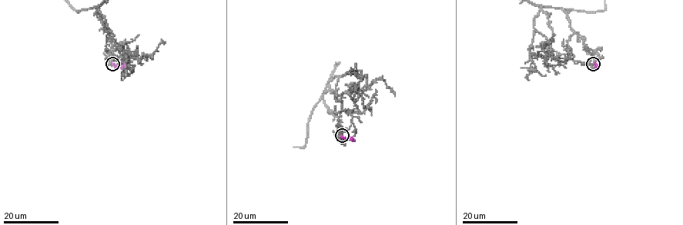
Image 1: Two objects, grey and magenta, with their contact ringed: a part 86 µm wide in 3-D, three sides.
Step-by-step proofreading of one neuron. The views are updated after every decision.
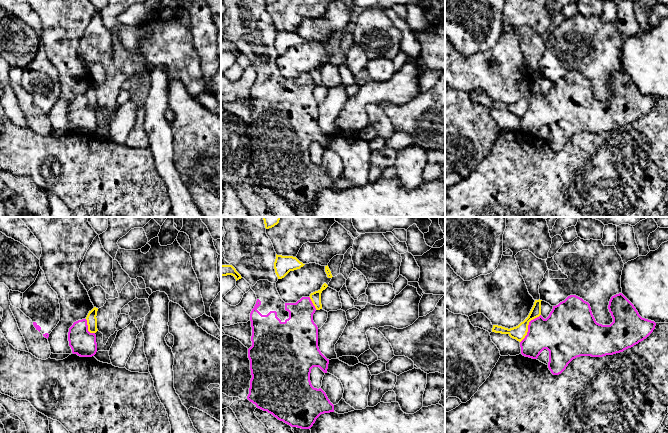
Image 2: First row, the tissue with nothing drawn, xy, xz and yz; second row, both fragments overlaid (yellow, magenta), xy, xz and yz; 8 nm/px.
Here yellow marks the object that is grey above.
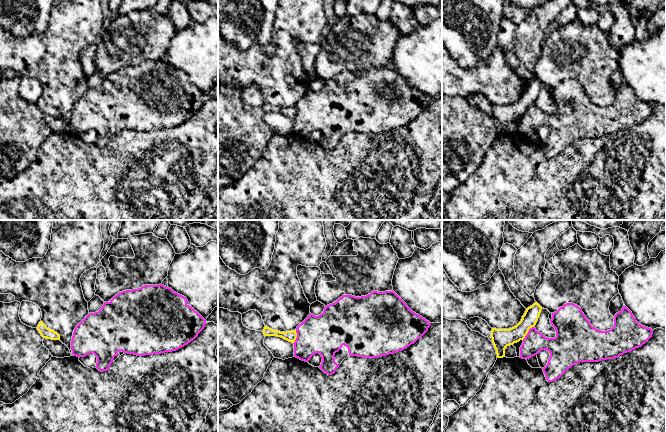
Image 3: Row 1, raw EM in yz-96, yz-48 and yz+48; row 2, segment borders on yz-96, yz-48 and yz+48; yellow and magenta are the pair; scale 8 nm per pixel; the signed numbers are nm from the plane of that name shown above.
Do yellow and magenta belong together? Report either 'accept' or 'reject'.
reject

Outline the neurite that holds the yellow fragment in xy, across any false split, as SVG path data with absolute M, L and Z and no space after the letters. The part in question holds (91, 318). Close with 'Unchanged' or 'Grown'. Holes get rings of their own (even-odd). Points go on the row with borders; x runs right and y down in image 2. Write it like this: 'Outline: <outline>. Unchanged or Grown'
Outline: M94 307L91 311L89 311L86 320L88 325L88 331L90 333L96 333L98 331L97 329L97 311L98 308Z. Unchanged

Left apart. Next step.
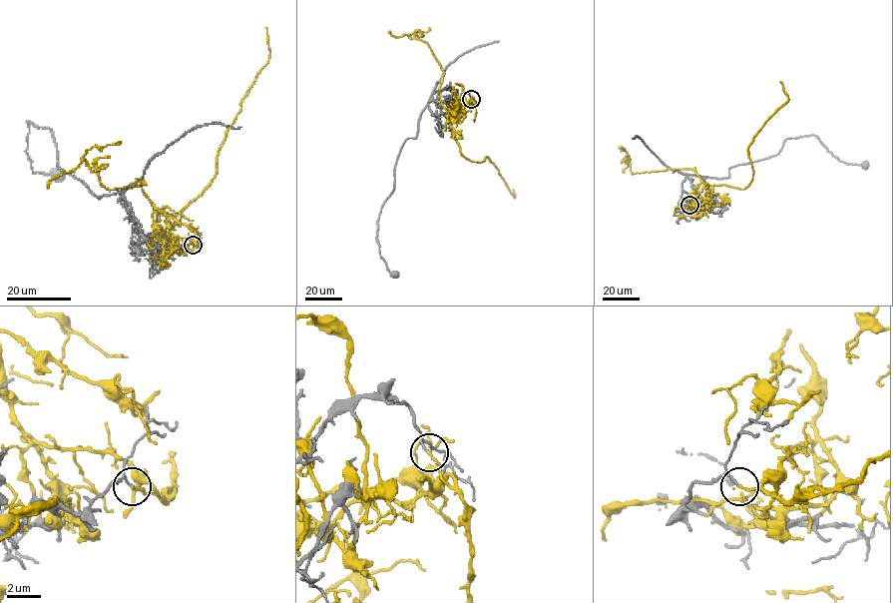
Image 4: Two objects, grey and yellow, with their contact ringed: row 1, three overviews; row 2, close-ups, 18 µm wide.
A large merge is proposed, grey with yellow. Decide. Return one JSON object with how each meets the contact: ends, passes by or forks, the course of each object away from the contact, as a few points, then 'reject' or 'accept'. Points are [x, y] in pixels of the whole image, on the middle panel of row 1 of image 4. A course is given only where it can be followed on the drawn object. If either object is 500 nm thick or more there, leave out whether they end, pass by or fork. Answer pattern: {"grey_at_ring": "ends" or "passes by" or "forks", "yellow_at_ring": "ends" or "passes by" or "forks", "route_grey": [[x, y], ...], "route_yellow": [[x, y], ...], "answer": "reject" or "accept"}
{"grey_at_ring": "ends", "yellow_at_ring": "ends", "route_grey": [[471, 98], [464, 93], [439, 103], [431, 96], [416, 137], [402, 147], [376, 238], [386, 268], [394, 274]], "route_yellow": [[471, 99], [470, 103], [449, 111], [451, 133], [465, 158], [480, 162], [488, 158], [515, 197], [513, 189]], "answer": "reject"}

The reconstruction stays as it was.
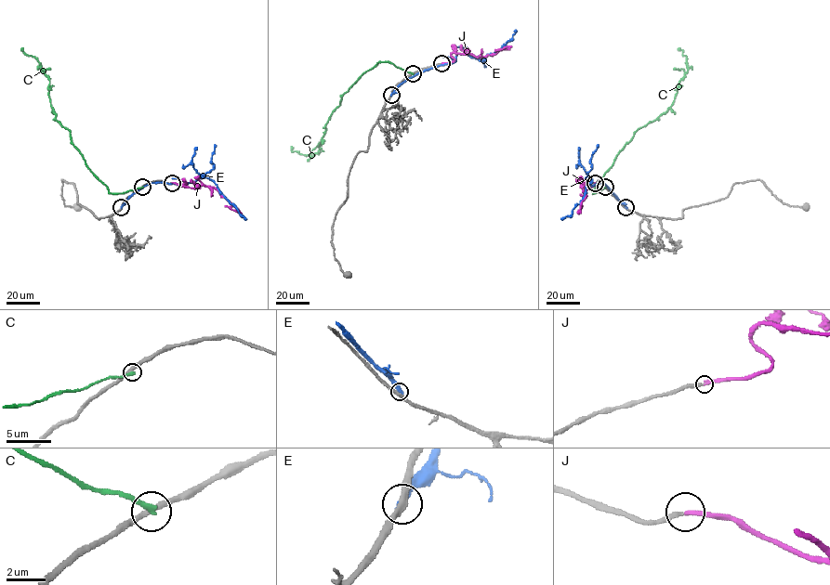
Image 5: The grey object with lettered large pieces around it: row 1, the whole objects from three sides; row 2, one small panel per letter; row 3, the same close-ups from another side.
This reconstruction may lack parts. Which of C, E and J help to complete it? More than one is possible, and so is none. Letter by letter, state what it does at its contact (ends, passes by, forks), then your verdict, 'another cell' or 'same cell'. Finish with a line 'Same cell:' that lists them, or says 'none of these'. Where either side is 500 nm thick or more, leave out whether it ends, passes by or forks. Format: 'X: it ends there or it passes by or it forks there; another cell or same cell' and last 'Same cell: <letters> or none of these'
C: it ends there; another cell
E: it ends there; another cell
J: it ends there; same cell
Same cell: J

